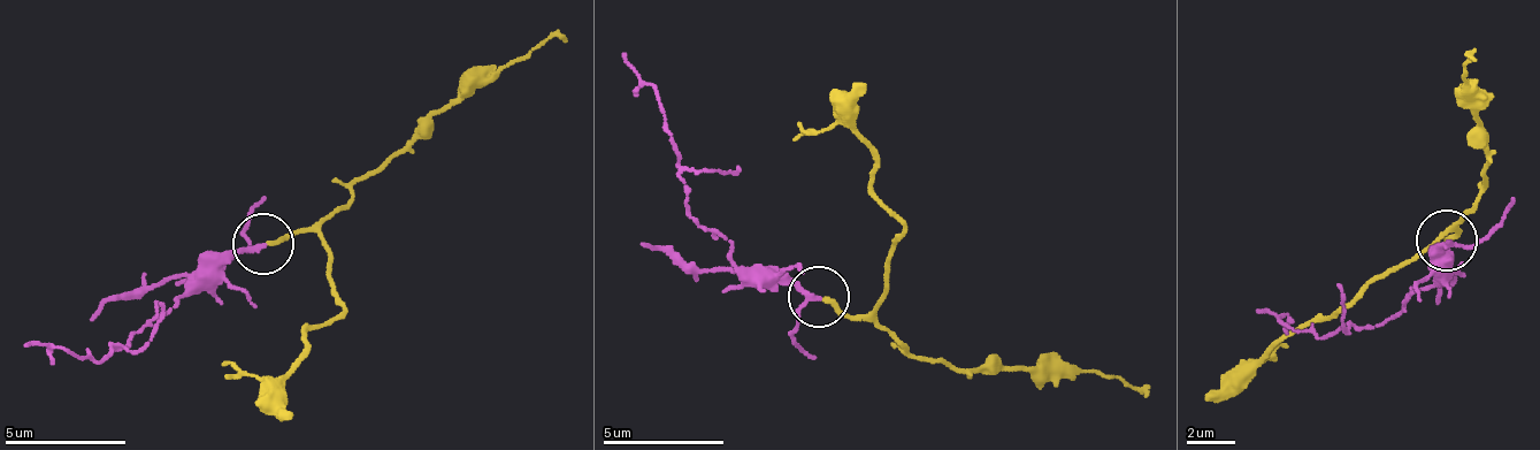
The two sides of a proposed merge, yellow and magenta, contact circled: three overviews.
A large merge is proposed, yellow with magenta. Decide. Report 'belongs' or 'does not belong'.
does not belong

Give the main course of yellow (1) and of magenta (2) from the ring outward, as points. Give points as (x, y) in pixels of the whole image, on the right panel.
1: (1447, 238), (1458, 229), (1447, 230), (1326, 321), (1304, 320), (1273, 344), (1261, 361), (1272, 358), (1288, 345)
2: (1448, 238), (1435, 276), (1378, 326), (1317, 336), (1255, 307)

